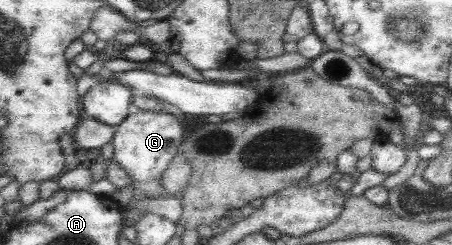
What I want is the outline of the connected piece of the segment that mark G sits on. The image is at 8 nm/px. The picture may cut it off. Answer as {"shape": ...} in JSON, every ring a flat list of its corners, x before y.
{"shape":[[132,110,115,126,110,139,112,158,126,172,133,190,142,192,148,199,165,196,164,188,160,187,160,174,168,168,174,155,180,154,185,132,181,122,166,111]]}

